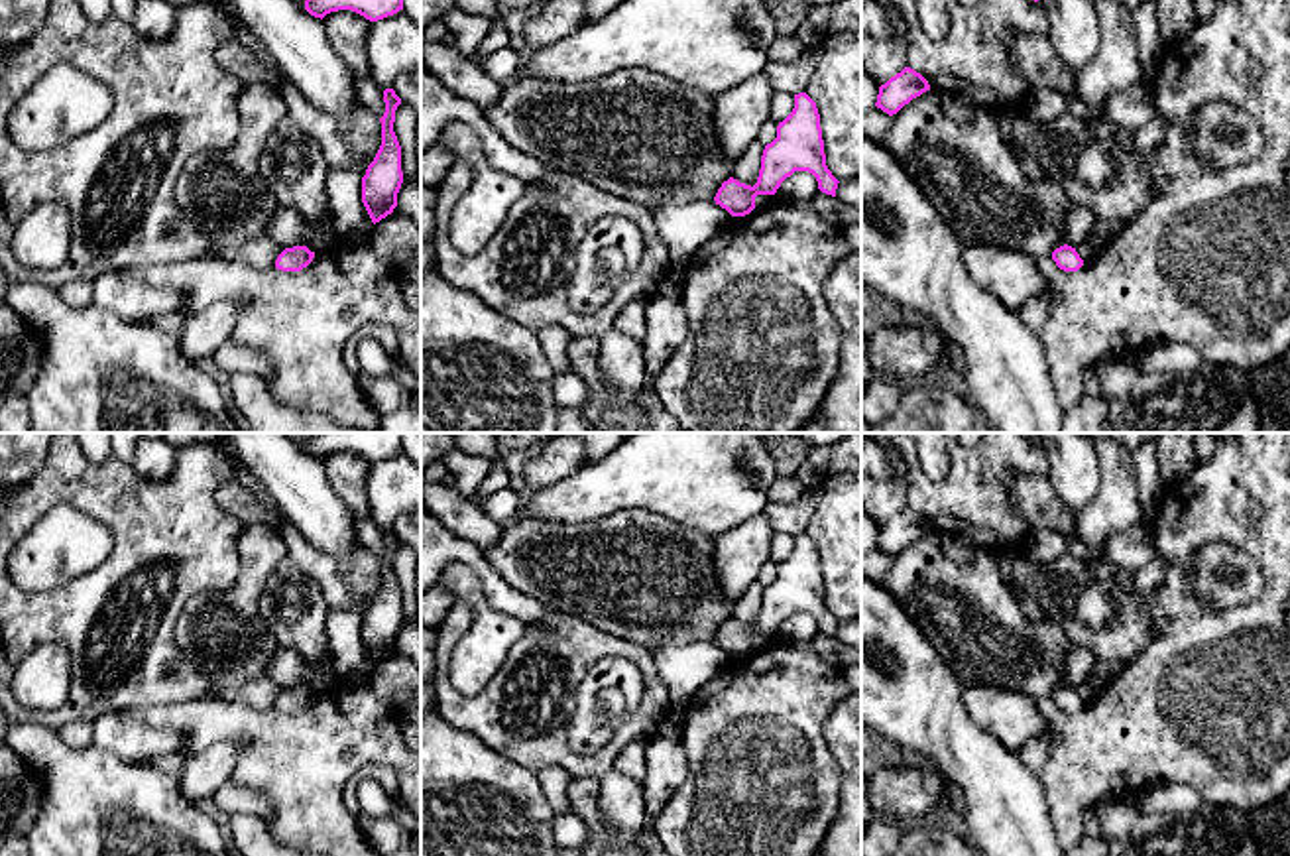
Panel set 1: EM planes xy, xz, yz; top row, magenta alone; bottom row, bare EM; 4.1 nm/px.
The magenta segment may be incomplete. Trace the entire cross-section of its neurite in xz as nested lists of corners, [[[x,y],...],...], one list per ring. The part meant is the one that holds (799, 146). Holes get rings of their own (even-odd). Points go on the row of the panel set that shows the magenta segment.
[[[806,92],[794,94],[792,112],[779,122],[777,138],[765,146],[757,183],[751,187],[730,177],[714,201],[732,216],[745,216],[755,209],[757,195],[775,195],[794,171],[812,173],[818,189],[836,197],[840,181],[826,165],[820,114]]]

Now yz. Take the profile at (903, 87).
[[[905,67],[901,73],[879,87],[875,106],[893,116],[926,91],[930,91],[928,81],[914,69]]]

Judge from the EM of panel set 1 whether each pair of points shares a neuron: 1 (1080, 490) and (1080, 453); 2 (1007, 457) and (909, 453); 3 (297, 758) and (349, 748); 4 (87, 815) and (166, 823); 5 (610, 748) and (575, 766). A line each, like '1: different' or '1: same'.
1: same
2: same
3: same
4: same
5: same

